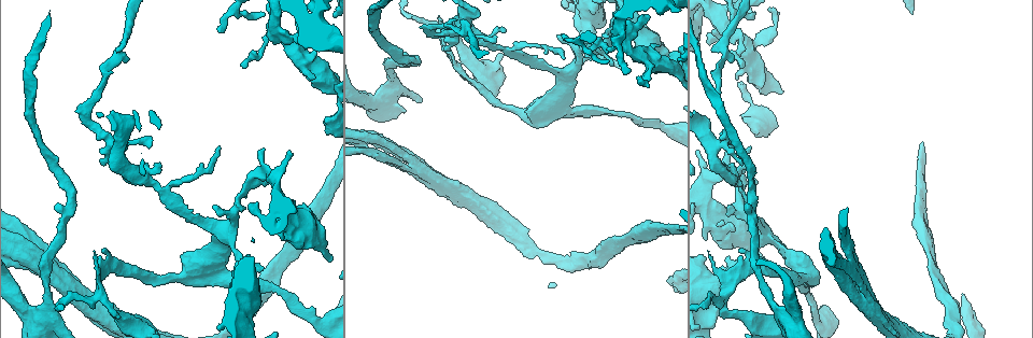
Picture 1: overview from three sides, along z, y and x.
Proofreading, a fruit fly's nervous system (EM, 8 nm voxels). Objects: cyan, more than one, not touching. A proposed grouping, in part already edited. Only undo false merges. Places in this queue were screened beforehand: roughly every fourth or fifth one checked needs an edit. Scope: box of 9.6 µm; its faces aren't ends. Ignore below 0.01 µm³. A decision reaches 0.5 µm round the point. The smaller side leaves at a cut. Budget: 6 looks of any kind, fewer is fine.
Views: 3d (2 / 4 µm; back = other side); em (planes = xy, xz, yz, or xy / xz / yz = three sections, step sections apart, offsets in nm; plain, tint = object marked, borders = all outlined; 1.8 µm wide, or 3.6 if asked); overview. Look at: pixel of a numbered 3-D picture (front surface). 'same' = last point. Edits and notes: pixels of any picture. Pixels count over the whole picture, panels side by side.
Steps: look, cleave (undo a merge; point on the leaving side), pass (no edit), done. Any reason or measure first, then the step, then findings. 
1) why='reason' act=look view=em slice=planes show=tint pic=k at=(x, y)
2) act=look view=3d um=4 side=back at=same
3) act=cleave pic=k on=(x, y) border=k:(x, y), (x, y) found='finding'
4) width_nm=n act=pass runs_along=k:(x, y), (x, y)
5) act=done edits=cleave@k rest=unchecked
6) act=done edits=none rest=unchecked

why='side arm on a straight run' act=look view=em slice=planes show=tint pic=1 at=(173, 209)

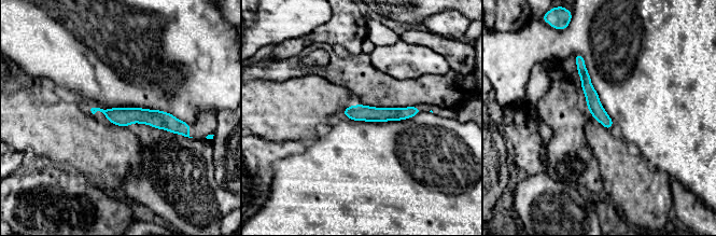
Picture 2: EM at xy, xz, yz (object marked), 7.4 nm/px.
width_nm=100 act=pass runs_along=2:(107, 112), (151, 116), (184, 127) found='one cell here'

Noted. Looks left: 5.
why='sharp bend' act=look view=3d um=4 pic=1 at=(118, 144)

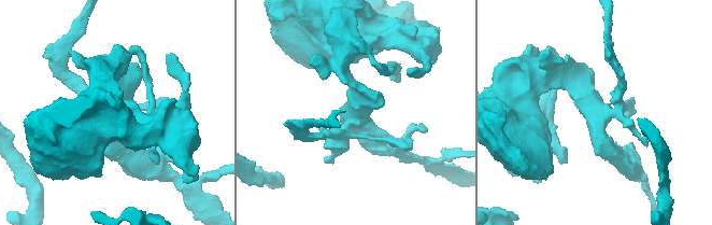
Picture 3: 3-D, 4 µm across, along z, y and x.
why='now the EM' act=look view=em slice=planes show=tint pic=3 at=(352, 122)

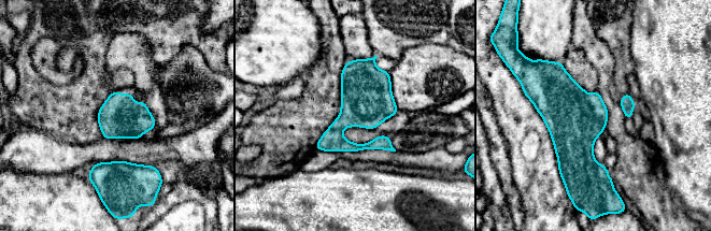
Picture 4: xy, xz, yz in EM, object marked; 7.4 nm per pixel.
act=pass found='one cell here'

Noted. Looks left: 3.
why='sudden change in width' act=look view=3d um=4 pic=1 at=(599, 111)

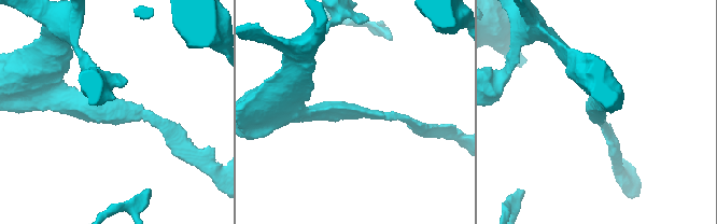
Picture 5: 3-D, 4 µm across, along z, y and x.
arm_widths_nm=170,220 why='shape alone is not enough' act=look view=em slice=planes show=tint pic=5 at=(115, 117)

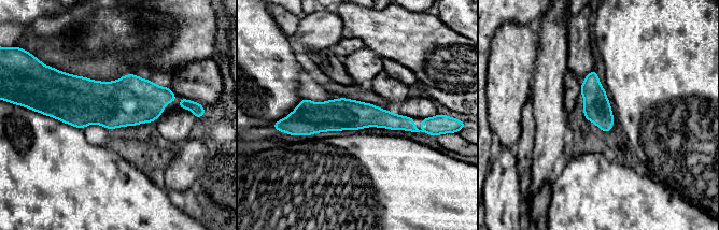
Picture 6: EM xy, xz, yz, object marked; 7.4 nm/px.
act=pass runs_along=6:(293, 120), (379, 117), (413, 129) found='all the same cell'

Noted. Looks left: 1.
act=done edits=none rest=unchecked

